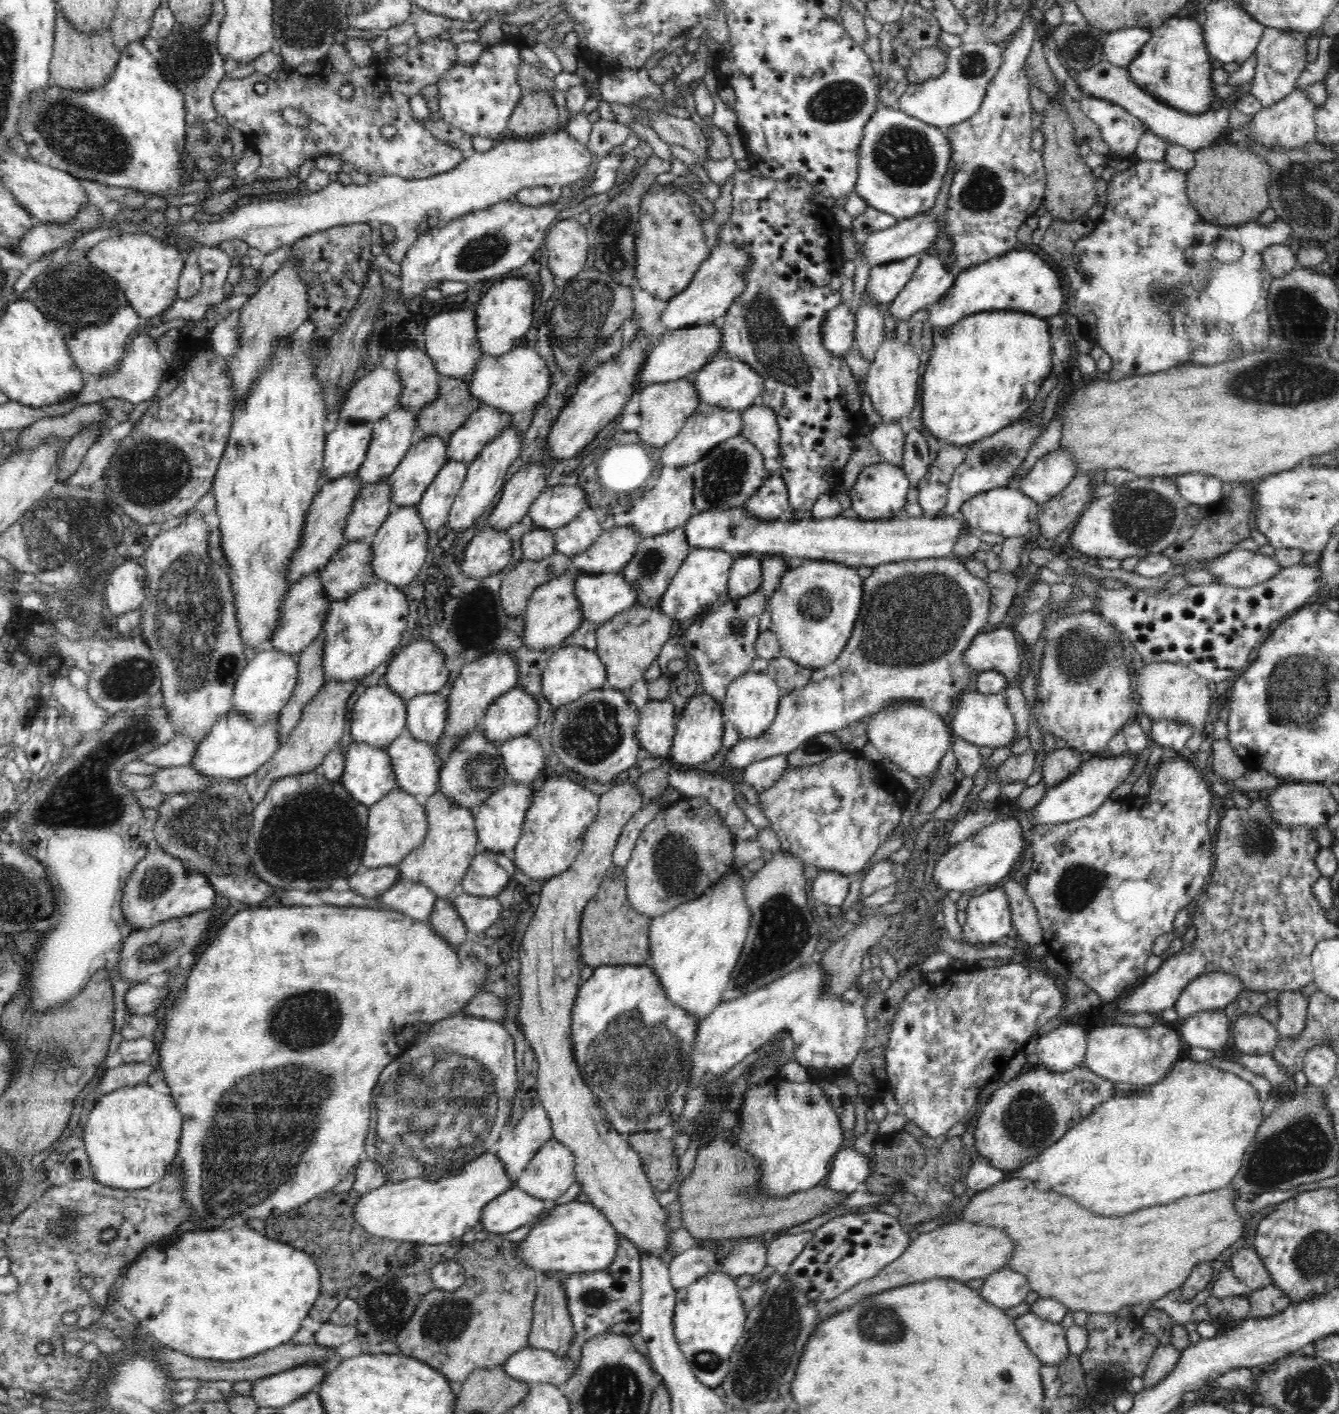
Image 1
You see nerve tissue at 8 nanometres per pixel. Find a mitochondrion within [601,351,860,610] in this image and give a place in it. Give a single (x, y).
(724, 474)

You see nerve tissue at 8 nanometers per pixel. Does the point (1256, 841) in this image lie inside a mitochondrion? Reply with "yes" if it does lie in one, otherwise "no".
yes

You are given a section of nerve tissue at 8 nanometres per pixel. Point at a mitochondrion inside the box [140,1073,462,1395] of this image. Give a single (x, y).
(386, 1307)

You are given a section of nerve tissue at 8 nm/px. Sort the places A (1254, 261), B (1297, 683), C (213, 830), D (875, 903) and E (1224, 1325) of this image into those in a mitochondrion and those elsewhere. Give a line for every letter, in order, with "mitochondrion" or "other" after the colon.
A: other
B: mitochondrion
C: mitochondrion
D: other
E: other

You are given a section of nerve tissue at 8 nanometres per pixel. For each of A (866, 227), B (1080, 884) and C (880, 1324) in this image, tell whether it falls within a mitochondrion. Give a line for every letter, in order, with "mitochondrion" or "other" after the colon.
A: other
B: mitochondrion
C: mitochondrion

